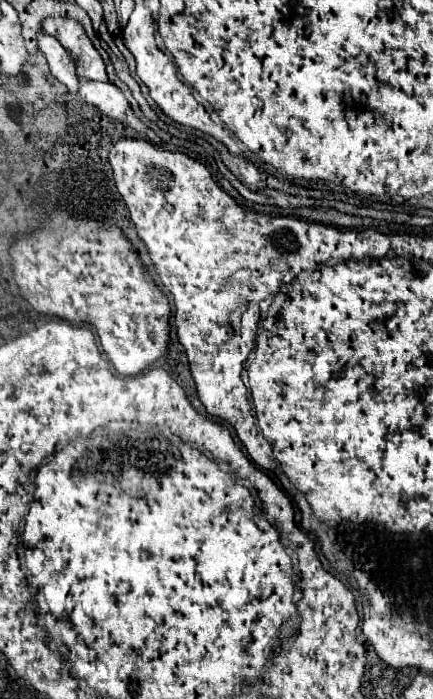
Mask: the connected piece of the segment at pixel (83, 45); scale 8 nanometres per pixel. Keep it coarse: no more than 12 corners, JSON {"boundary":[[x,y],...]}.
{"boundary":[[64,16],[42,28],[76,62],[80,78],[108,80],[102,56],[84,28]]}

